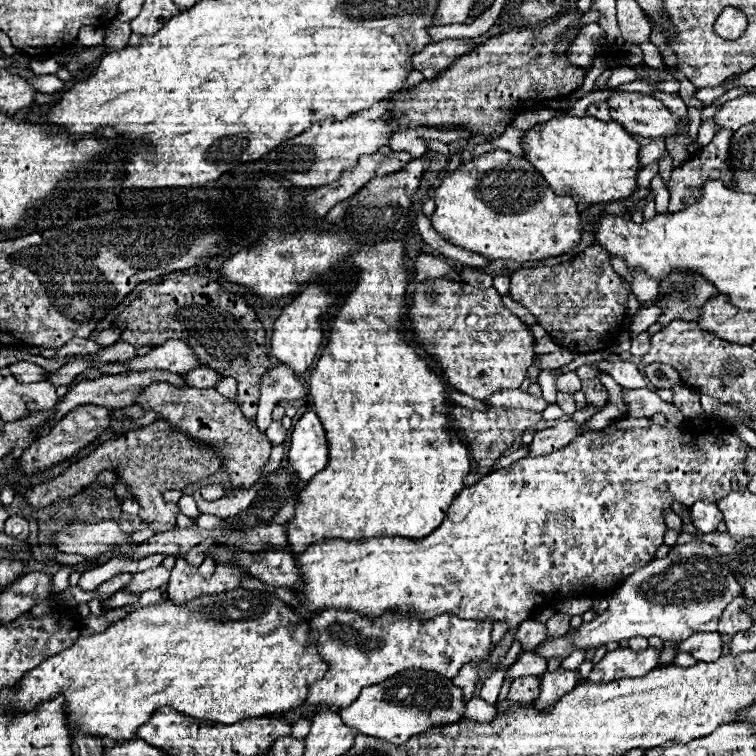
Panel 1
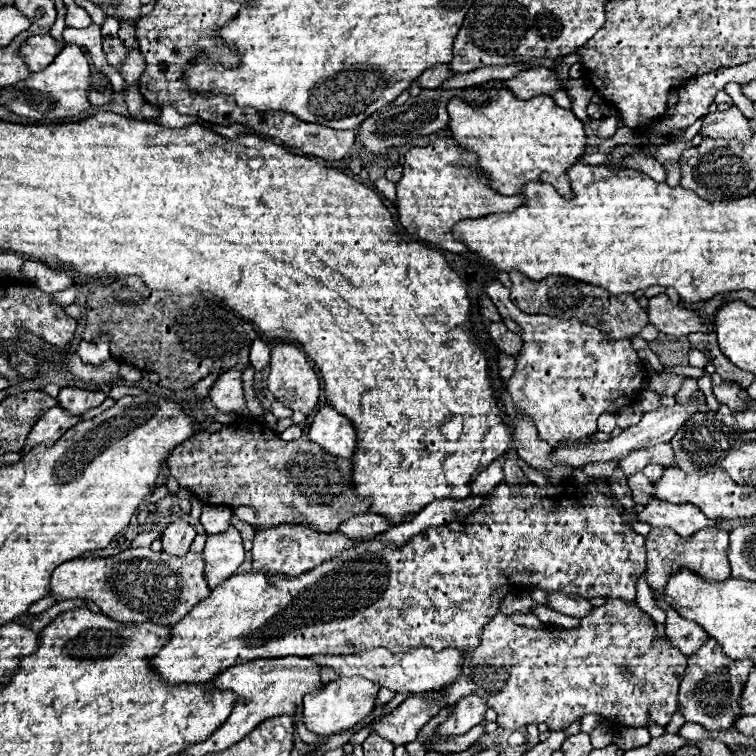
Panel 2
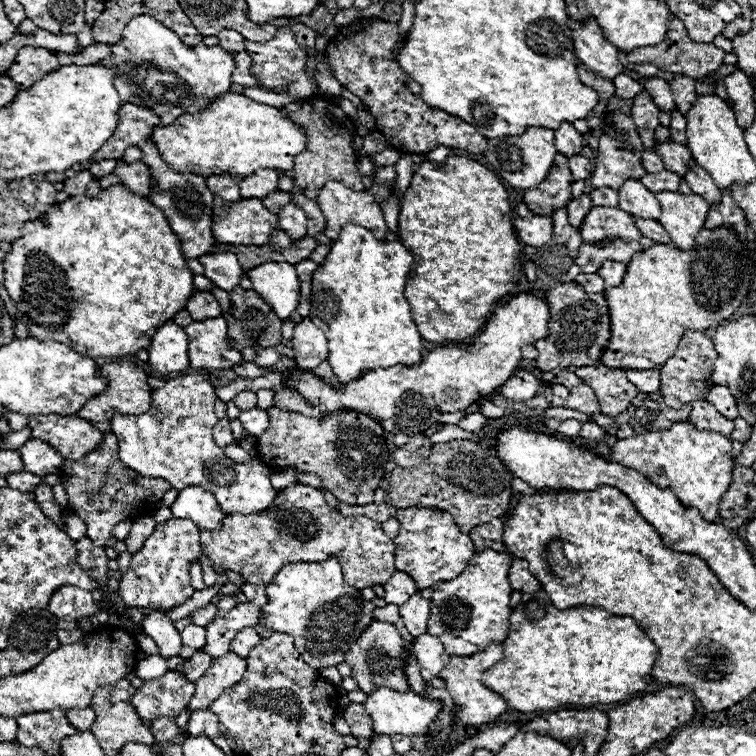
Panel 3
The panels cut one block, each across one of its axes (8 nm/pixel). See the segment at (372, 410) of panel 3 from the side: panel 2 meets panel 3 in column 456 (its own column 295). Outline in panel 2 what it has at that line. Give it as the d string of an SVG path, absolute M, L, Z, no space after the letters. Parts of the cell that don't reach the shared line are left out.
M276 344L276 346L272 346L268 390L276 396L276 400L284 402L284 406L308 414L318 404L320 380L304 352L300 352L294 344Z

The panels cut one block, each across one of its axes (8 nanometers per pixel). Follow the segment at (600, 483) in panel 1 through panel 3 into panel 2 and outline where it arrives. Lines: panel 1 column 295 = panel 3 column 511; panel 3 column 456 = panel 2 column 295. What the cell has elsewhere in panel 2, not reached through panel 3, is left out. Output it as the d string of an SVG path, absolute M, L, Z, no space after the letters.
M560 480L558 484L546 482L546 486L534 486L524 484L520 488L508 488L508 484L500 482L486 498L478 512L472 514L472 524L462 524L462 530L454 532L448 526L436 526L426 528L424 532L416 534L408 544L400 548L392 548L392 544L380 544L376 538L364 540L364 544L358 544L352 548L352 552L342 552L336 556L336 560L328 560L328 564L320 564L320 568L314 568L312 572L304 572L302 576L296 576L292 580L286 580L280 574L268 574L264 570L250 570L250 572L238 572L230 576L220 588L214 588L204 602L198 602L174 628L172 636L166 642L166 646L152 658L154 672L166 680L168 684L182 684L182 682L206 682L218 676L220 672L228 670L230 666L246 664L252 660L264 660L264 658L284 658L284 656L316 656L316 654L358 654L362 650L370 648L388 648L390 652L406 652L410 648L428 646L439 652L445 648L468 650L476 642L480 642L480 632L484 630L484 624L492 620L500 612L500 602L508 592L518 592L526 588L542 588L548 594L560 592L560 594L576 594L582 598L608 598L608 596L620 596L622 600L636 600L636 582L646 570L646 550L644 550L644 536L636 534L624 524L622 518L622 506L616 500L614 494L602 494L598 490L586 492L572 484L572 480Z

